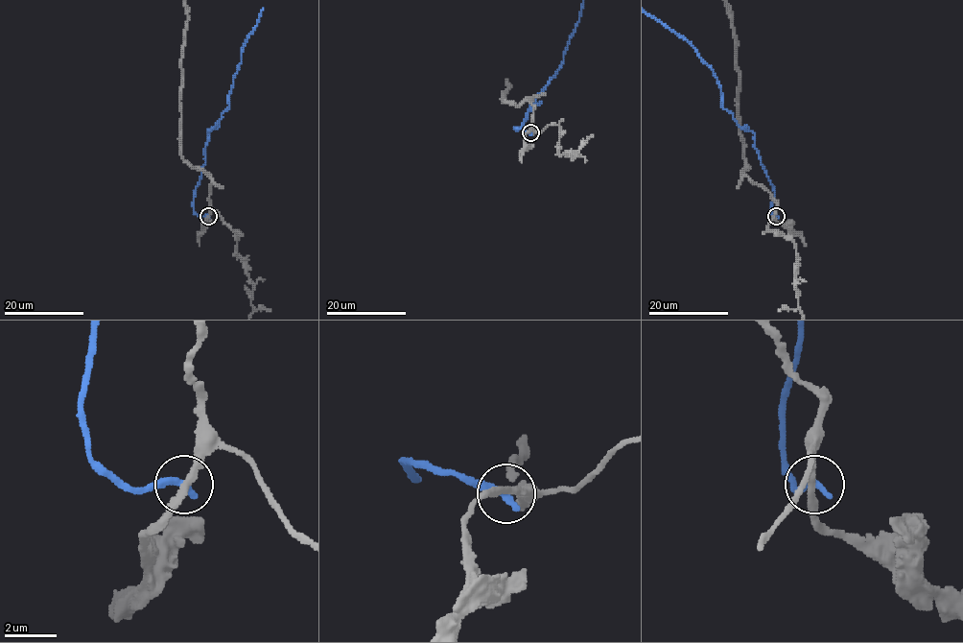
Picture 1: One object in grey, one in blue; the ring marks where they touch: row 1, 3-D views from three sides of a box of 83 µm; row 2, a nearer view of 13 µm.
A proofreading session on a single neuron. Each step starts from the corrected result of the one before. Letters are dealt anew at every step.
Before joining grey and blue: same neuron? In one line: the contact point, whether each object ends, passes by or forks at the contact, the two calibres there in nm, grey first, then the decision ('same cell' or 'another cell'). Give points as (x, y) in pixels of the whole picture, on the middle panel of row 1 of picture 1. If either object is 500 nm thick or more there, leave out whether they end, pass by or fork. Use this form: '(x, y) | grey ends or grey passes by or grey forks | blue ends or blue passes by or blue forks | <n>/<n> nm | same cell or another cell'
(530, 132) | grey passes by | blue ends | 280/360 nm | another cell

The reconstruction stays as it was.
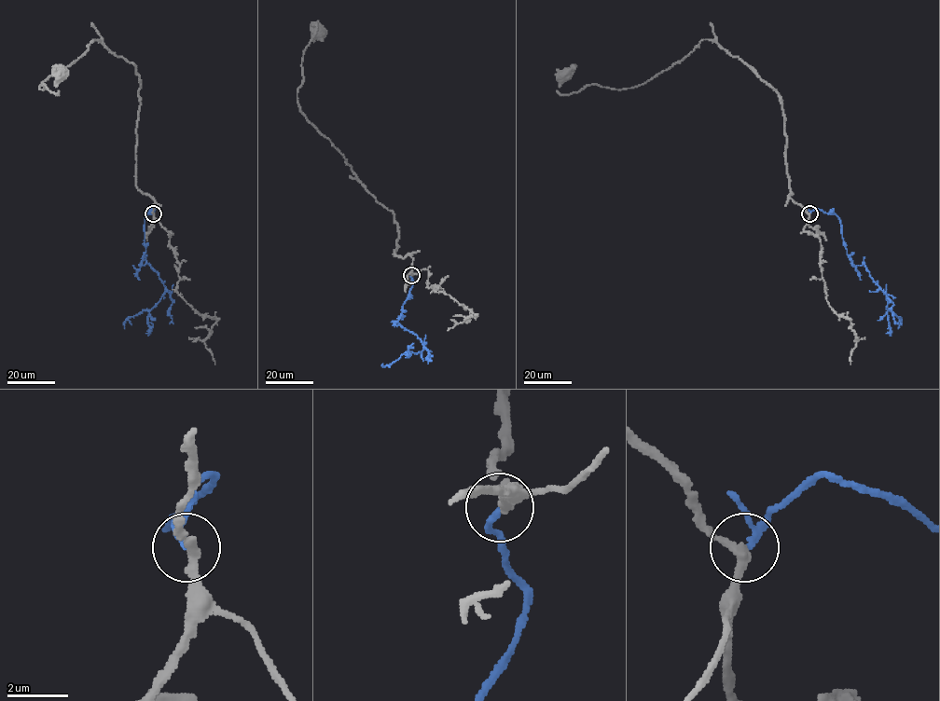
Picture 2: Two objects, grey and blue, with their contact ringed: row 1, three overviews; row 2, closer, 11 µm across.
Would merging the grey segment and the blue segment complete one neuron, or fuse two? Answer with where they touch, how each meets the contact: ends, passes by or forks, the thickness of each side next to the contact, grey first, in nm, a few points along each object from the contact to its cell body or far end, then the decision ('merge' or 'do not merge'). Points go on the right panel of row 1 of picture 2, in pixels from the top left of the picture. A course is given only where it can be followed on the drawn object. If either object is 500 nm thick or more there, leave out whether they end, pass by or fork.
at (809, 213); grey passes by; blue passes by; 280 nm thick on the grey side, 150 nm on the other; grey runs (809, 213), (789, 196), (781, 98), (714, 41), (702, 39), (634, 87), (587, 85), (561, 95), (566, 75); blue runs (809, 213), (838, 218), (849, 257), (886, 295), (898, 328); merge

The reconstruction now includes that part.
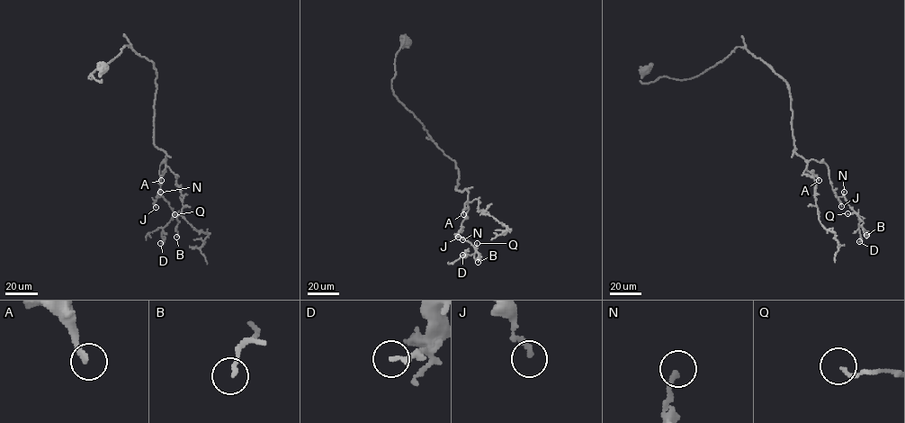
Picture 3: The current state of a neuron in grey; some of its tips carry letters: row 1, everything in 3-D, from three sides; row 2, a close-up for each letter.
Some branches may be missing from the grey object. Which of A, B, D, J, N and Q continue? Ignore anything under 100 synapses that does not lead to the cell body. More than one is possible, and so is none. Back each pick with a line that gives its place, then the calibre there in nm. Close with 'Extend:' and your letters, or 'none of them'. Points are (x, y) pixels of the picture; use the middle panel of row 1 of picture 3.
A: (463, 214) | 200 nm
Extend: A

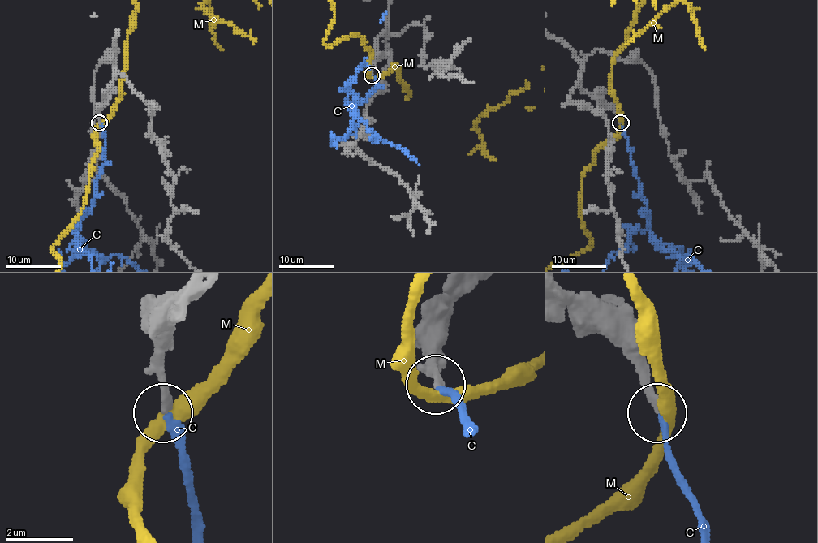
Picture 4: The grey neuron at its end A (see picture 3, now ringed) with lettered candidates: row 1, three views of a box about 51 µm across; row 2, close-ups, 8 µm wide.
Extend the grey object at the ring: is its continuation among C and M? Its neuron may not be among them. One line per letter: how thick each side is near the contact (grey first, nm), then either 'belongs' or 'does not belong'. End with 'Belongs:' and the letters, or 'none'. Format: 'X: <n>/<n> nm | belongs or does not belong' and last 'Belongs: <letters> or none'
C: 200/240 nm | belongs
M: 220/420 nm | does not belong
Belongs: C

